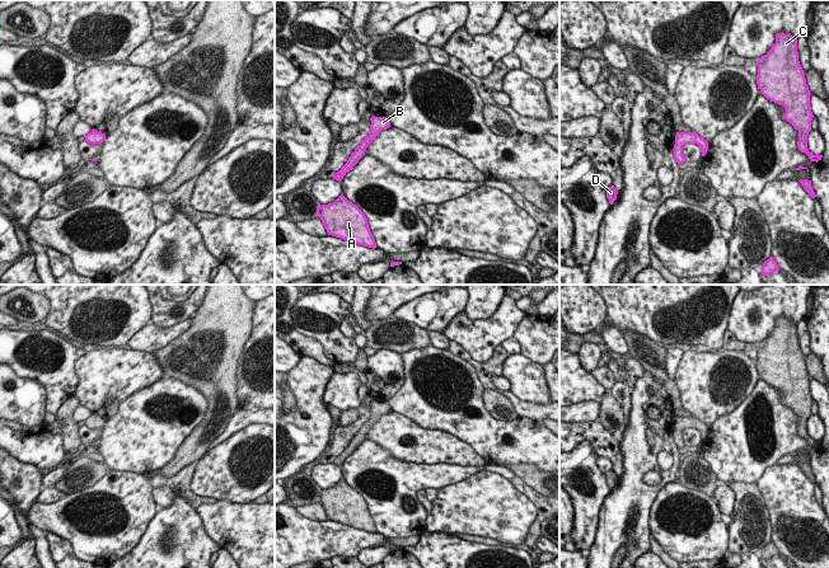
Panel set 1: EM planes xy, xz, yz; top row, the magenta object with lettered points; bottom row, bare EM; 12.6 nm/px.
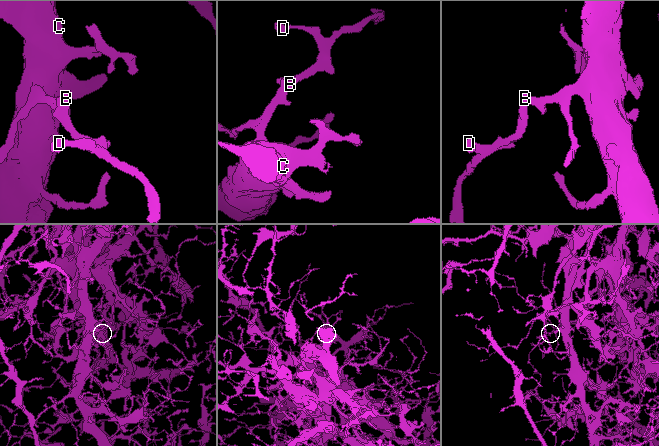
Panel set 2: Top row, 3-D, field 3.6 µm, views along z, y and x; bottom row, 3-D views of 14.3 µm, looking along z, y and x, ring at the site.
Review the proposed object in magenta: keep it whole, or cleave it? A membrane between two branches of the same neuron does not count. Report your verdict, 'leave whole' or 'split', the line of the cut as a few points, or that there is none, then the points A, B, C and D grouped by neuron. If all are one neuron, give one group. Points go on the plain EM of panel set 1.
leave whole; no cut; A B C D

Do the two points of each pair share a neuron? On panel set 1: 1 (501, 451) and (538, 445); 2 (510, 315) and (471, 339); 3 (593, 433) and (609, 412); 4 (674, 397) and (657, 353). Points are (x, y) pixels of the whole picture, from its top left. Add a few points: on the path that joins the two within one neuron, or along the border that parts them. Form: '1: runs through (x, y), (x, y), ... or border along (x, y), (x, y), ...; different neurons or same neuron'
1: runs through (510, 447), (529, 445); same neuron
2: runs through (500, 325), (481, 338); same neuron
3: border along (596, 419), (612, 435); different neurons
4: runs through (670, 386), (660, 372), (657, 364); same neuron

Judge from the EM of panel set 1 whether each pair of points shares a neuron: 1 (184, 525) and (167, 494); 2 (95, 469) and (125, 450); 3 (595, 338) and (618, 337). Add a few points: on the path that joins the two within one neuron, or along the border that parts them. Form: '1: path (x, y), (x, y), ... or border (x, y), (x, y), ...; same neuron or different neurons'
1: border (176, 496), (169, 506), (158, 508); different neurons
2: border (104, 461), (112, 469); different neurons
3: border (600, 324), (603, 339); different neurons

